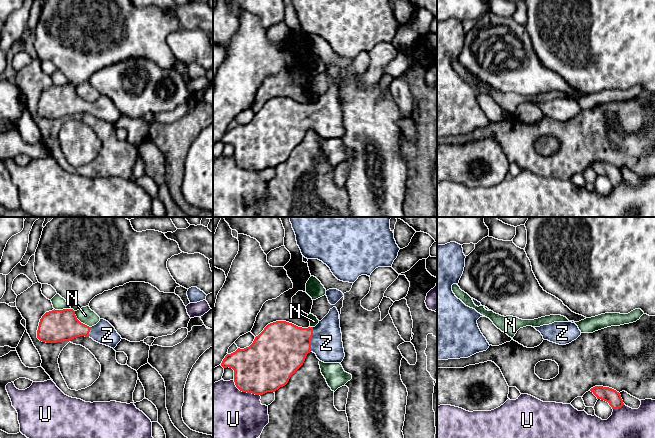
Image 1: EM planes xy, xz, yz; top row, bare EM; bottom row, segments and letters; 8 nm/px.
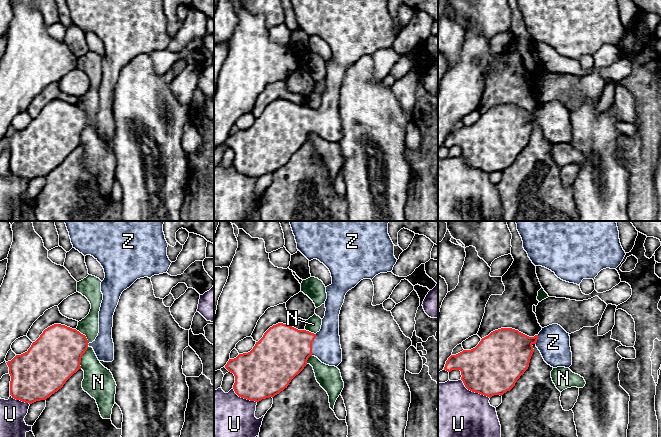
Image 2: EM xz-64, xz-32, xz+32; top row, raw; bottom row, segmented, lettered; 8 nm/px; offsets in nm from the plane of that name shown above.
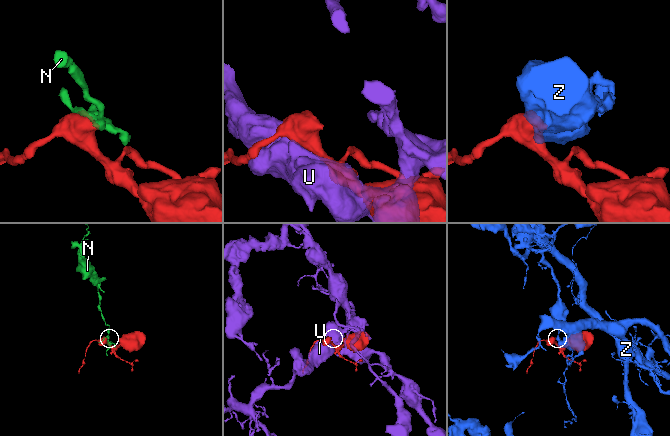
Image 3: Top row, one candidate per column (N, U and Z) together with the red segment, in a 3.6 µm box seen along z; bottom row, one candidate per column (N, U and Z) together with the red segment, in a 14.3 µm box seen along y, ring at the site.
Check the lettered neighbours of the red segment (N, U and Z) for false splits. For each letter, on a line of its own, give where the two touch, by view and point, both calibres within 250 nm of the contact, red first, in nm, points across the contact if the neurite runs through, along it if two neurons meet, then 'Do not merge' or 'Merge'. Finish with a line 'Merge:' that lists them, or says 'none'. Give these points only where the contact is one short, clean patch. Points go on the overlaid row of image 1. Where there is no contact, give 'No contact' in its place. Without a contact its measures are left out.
N: Touches red at xy (79, 321). Thickness 260 nm (red) against 140 nm. Do not merge
U: Touches red at xz (245, 391). Thickness 400 nm (red) against 440 nm. Do not merge
Z: Touches red at xz (310, 339). Thickness 420 nm (red) against 260 nm. Path across: xz (281, 348), (310, 339), (323, 339), (326, 342). Merge
Merge: Z

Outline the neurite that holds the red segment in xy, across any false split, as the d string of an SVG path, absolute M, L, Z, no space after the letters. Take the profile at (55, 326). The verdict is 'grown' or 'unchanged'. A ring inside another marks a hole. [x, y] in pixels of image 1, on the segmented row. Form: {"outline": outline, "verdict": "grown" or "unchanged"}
{"outline": "M54 309L40 319L37 338L42 342L70 341L80 336L90 337L113 349L122 339L108 321L100 319L96 325L89 327L77 319L73 309Z", "verdict": "grown"}

